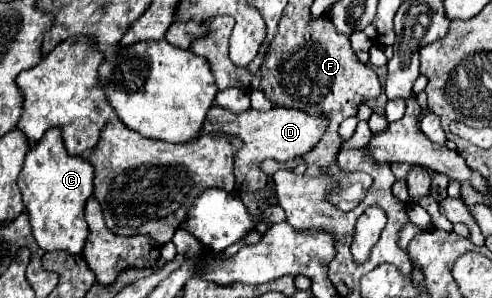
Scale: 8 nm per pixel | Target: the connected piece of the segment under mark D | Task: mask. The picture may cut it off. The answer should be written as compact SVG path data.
M214 105L206 117L206 125L202 133L214 131L214 133L236 133L242 141L244 147L236 153L234 157L234 175L236 175L236 191L246 193L246 191L256 191L266 187L268 177L260 171L260 163L264 159L274 159L274 161L294 161L304 157L308 151L316 147L316 143L322 139L322 135L328 129L328 117L312 117L300 109L286 109L286 107L274 107L270 111L258 111L258 109L246 109L242 113L232 113L228 109L222 109Z

